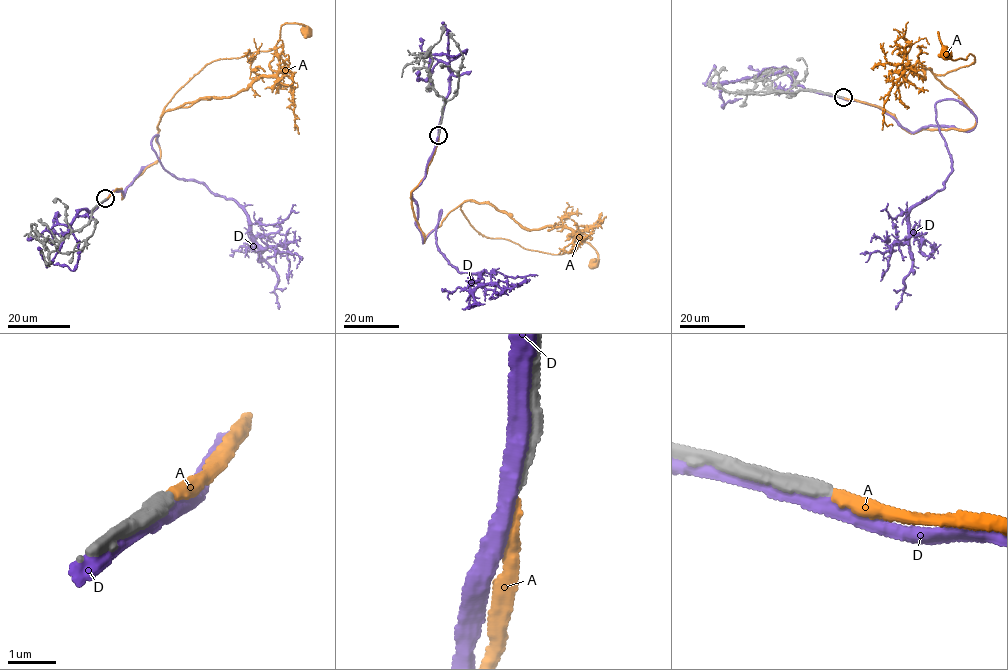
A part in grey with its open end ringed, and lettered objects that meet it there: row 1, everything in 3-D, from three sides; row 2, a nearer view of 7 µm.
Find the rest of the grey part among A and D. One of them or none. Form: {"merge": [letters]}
{"merge": ["A"]}

